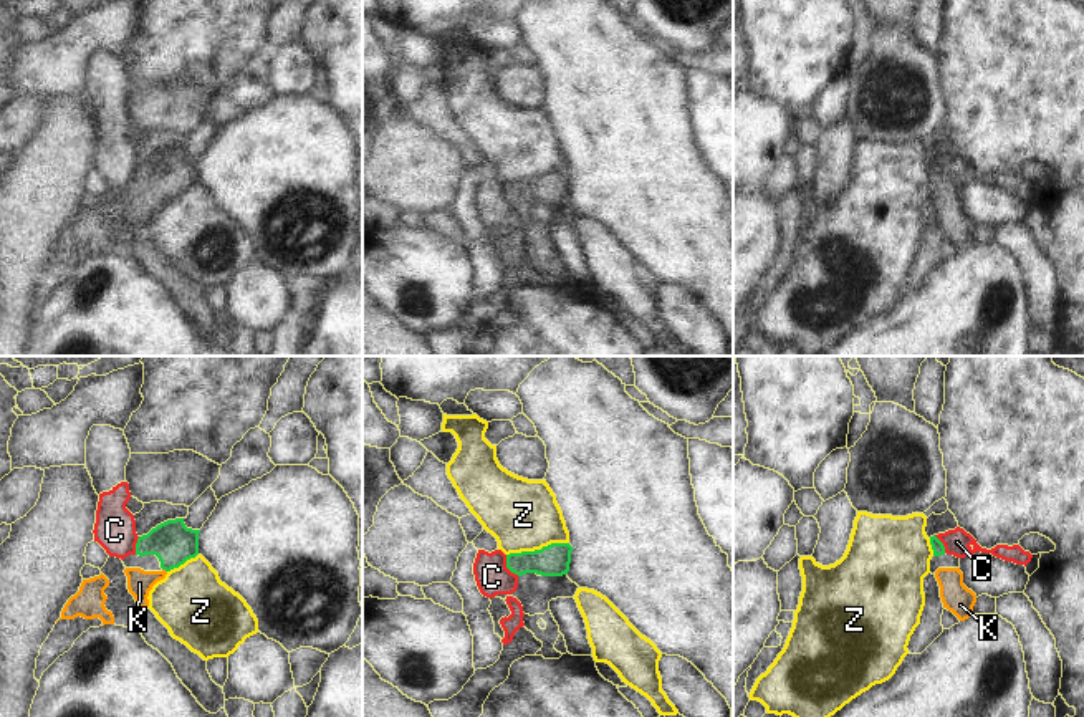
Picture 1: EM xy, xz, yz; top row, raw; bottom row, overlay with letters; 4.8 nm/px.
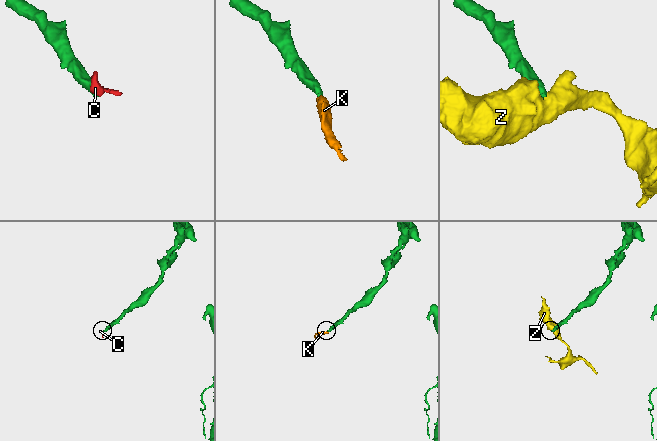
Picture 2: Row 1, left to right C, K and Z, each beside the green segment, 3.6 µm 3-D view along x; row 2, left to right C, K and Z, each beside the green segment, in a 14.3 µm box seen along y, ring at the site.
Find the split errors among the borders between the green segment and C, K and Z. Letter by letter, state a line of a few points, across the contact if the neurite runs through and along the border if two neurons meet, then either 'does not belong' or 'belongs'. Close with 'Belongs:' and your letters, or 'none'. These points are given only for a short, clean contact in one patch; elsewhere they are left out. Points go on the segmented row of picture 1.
C: line xz (505, 555), (505, 565), (518, 575); does not belong
K: line xy (174, 543), (164, 568), (159, 575), (139, 583); belongs
Z: does not belong
Belongs: K

